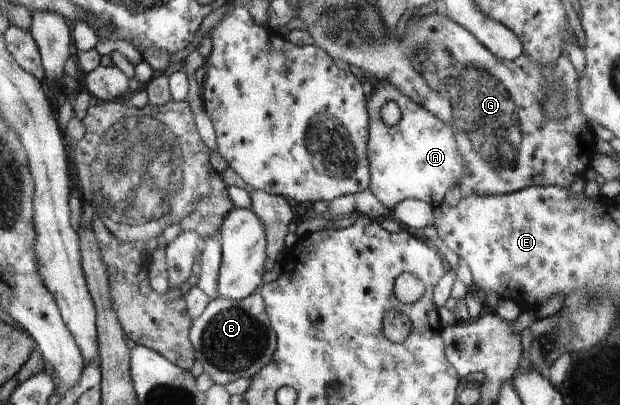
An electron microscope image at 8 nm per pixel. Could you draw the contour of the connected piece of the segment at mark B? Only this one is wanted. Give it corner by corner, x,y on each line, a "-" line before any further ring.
259,291
242,300
211,300
205,311
194,319
190,340
195,349
195,359
201,361
204,371
211,375
214,383
222,386
239,377
252,378
273,359
277,351
277,334
270,319
267,319

